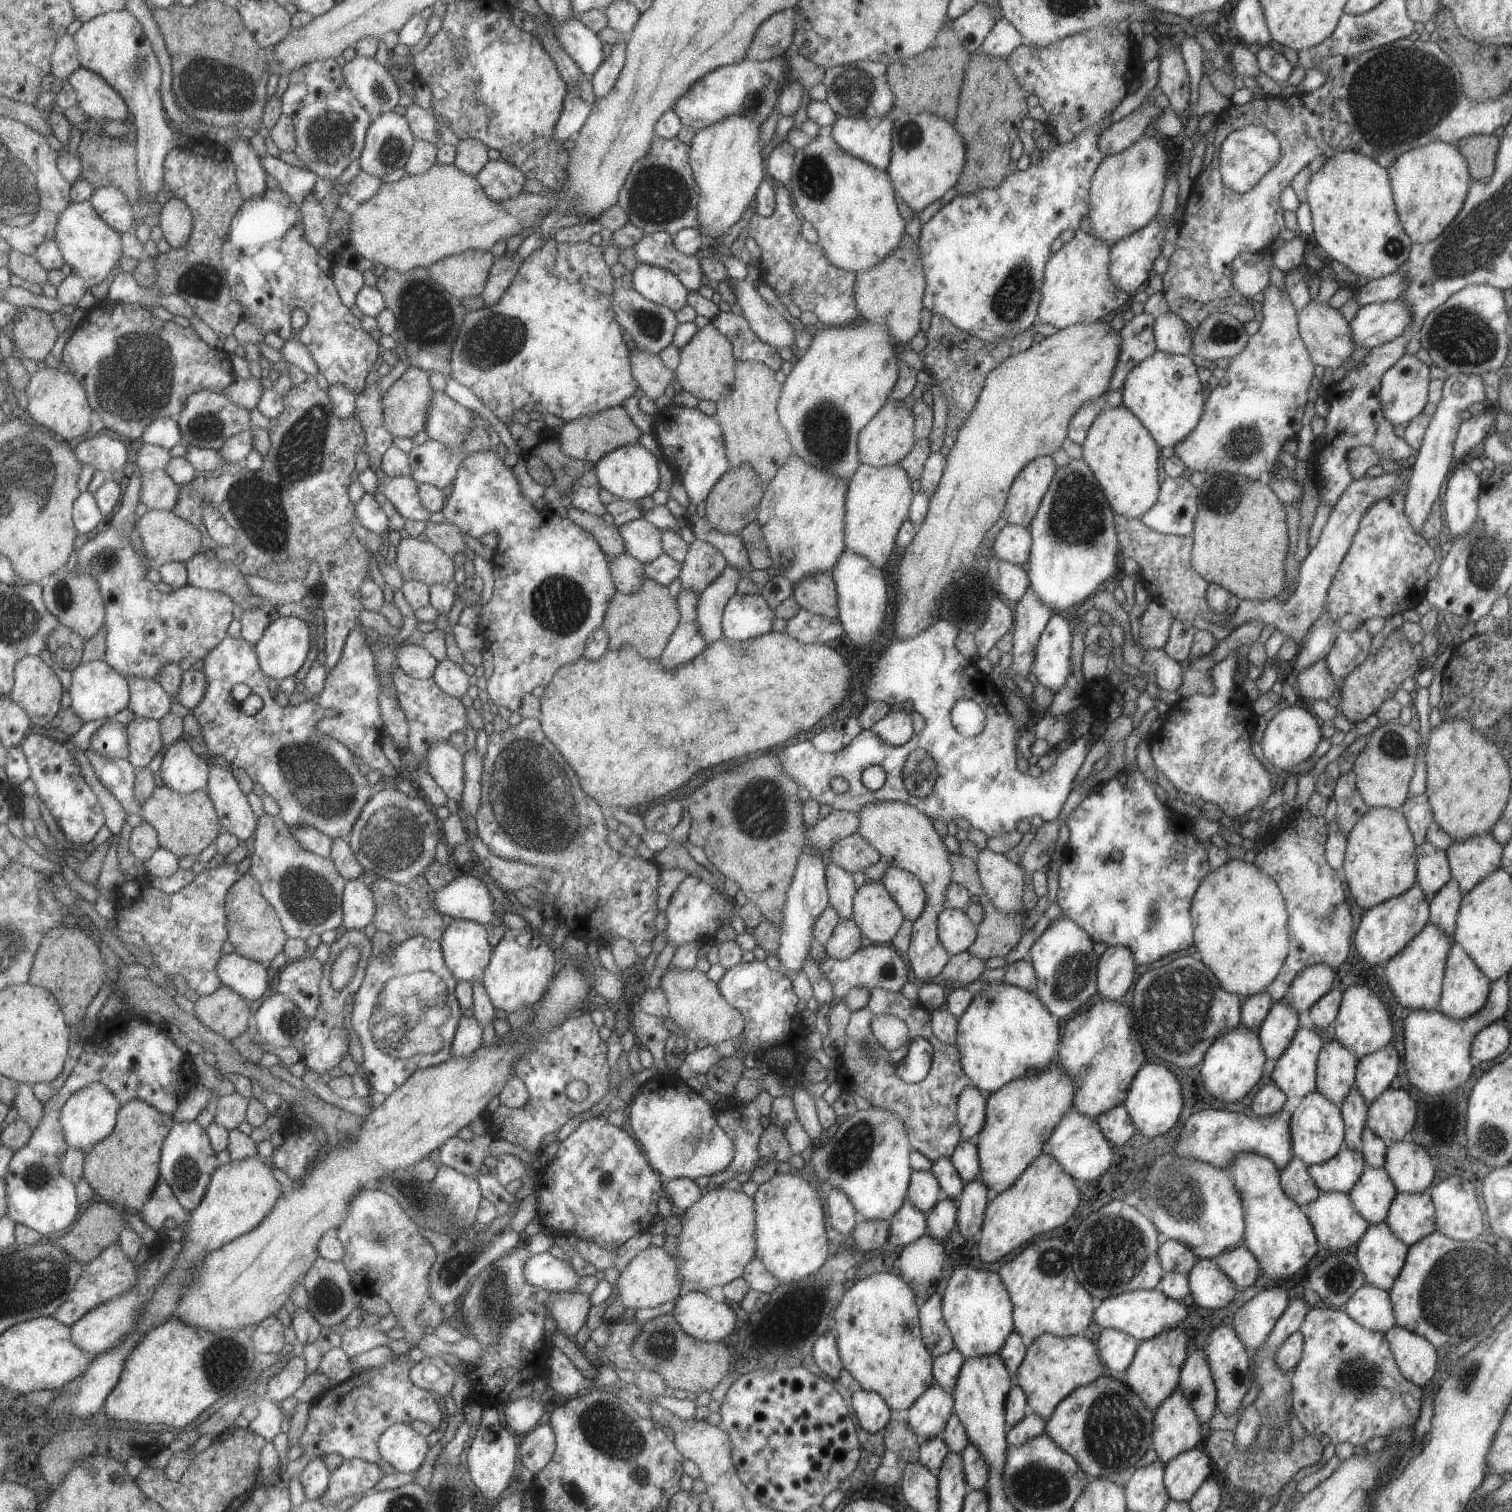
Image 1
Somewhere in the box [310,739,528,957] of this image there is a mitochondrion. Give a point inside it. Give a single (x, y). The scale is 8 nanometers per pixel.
(394, 839)

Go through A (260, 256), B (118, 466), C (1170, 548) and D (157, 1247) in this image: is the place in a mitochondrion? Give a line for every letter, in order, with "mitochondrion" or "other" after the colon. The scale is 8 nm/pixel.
A: mitochondrion
B: other
C: other
D: other

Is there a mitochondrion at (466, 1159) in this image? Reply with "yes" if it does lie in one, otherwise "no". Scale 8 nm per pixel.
no

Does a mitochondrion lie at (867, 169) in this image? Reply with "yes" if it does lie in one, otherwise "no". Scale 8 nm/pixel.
no

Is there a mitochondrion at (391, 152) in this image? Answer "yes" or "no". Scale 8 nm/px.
yes

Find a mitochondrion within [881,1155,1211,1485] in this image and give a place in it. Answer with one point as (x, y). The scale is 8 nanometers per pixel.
(1115, 1429)

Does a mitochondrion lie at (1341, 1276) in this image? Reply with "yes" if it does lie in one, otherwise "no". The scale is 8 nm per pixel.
yes

